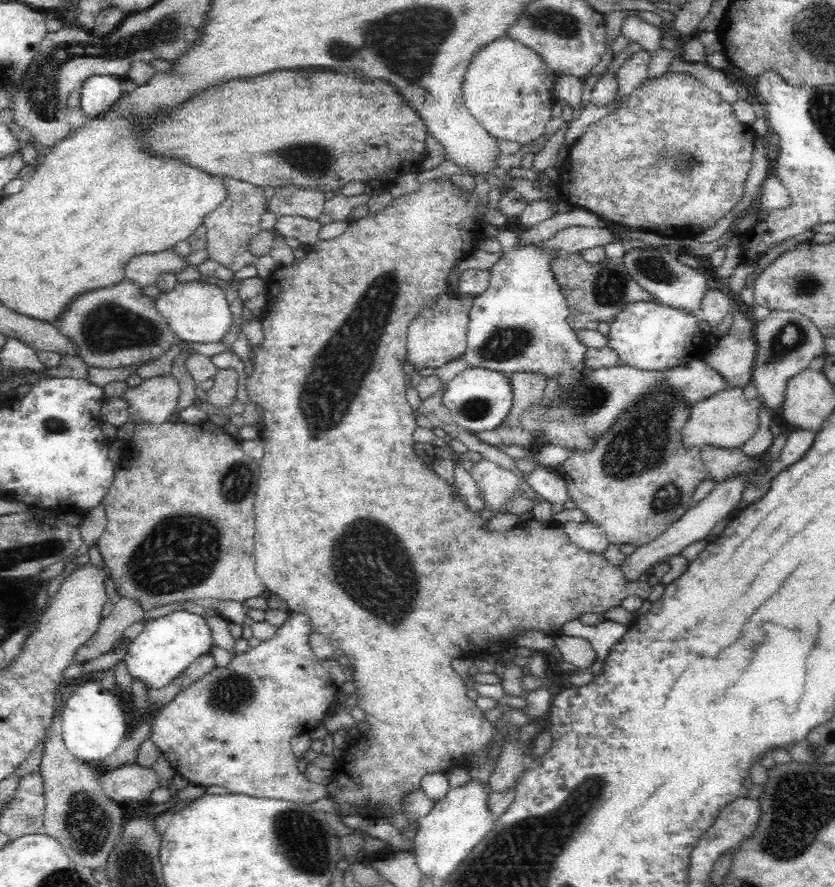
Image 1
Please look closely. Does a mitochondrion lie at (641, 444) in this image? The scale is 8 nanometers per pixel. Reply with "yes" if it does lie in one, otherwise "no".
yes

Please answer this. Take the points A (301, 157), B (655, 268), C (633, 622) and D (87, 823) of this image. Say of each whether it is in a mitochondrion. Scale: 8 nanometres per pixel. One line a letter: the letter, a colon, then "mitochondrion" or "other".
A: mitochondrion
B: mitochondrion
C: other
D: mitochondrion

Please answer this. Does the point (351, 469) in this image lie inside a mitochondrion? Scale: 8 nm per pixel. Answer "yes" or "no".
no

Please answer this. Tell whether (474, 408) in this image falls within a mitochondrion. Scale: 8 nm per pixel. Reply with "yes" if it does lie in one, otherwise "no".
yes

